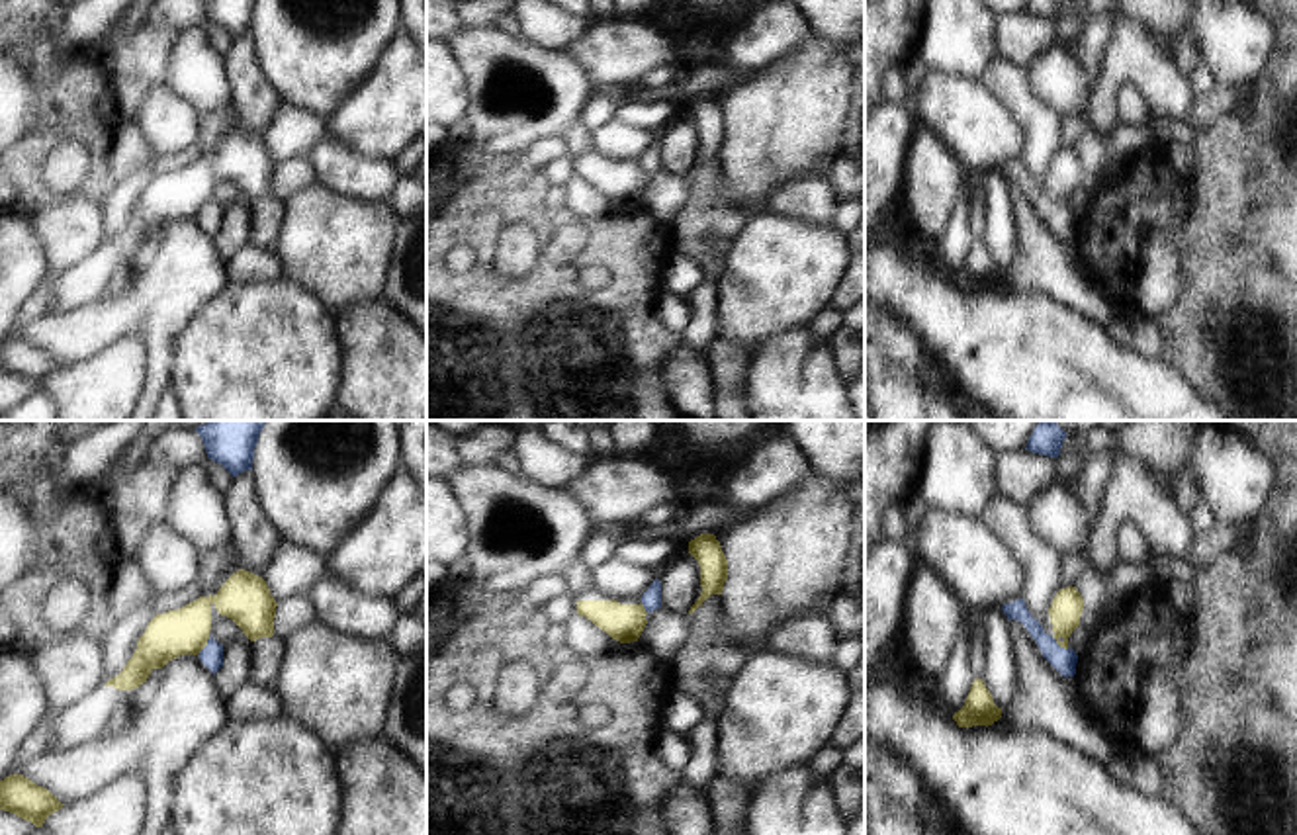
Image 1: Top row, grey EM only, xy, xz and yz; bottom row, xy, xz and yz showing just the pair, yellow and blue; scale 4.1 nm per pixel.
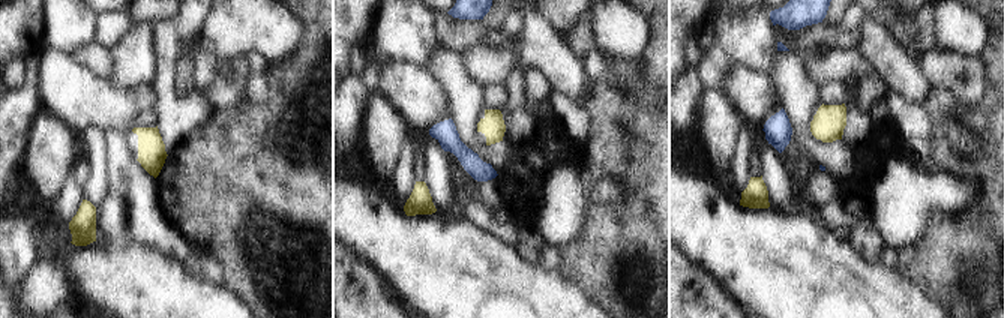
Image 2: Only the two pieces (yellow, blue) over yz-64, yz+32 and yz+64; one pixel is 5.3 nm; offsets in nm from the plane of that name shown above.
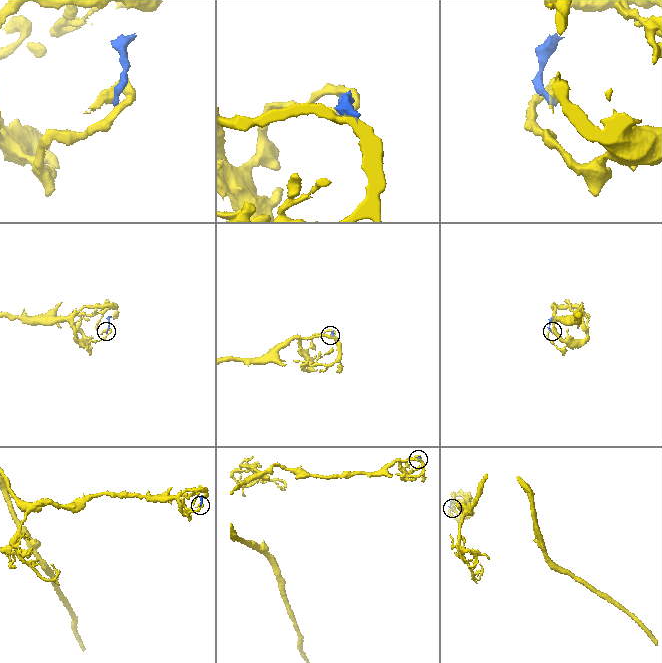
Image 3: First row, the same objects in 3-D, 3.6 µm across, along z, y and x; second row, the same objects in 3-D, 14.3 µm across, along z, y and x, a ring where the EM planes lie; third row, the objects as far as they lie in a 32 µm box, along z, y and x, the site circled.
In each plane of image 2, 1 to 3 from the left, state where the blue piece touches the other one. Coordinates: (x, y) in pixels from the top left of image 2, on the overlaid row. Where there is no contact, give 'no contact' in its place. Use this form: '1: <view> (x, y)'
1: no contact
2: no contact
3: no contact

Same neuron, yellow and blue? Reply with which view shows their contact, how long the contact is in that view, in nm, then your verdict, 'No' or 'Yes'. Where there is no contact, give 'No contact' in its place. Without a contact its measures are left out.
Touches yellow in yz. Shared border 90 nm. No

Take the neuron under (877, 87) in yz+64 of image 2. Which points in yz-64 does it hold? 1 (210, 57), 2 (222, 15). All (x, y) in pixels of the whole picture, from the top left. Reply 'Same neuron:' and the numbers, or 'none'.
Same neuron: 1, 2

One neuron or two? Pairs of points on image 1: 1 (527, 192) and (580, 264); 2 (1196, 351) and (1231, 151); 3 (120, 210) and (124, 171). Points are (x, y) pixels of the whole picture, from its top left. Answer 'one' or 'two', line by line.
1: one
2: one
3: two

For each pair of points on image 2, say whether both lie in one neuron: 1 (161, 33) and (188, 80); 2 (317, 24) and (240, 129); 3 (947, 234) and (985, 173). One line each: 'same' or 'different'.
1: different
2: same
3: same

